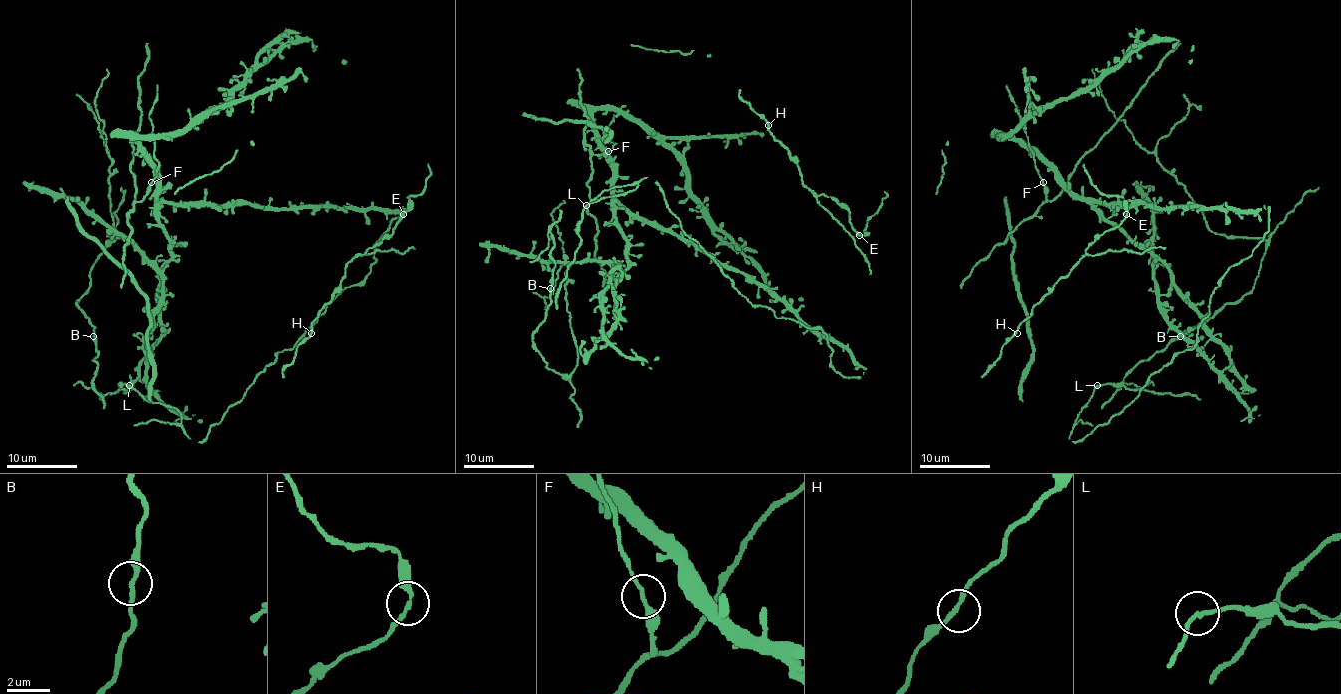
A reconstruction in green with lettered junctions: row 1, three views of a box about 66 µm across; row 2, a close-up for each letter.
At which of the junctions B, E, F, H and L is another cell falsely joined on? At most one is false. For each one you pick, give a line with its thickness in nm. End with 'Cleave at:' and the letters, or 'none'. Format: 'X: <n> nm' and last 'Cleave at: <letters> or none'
Cleave at: none

